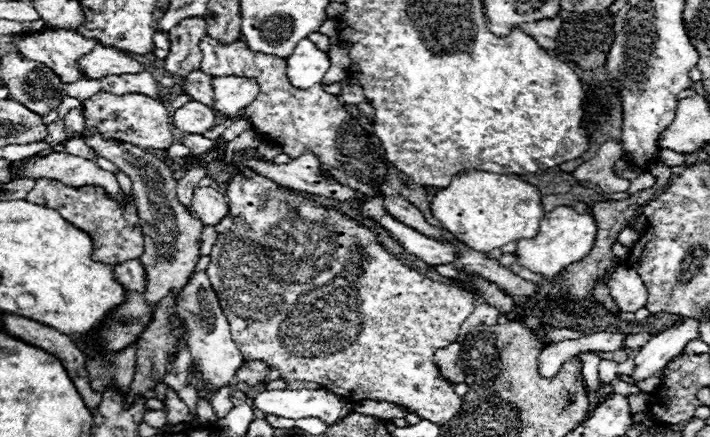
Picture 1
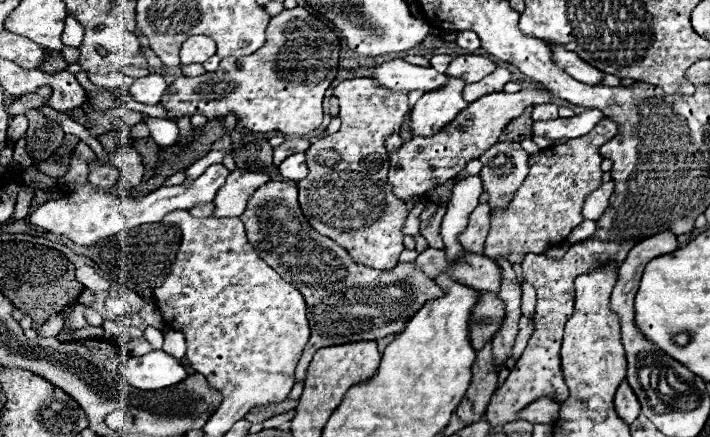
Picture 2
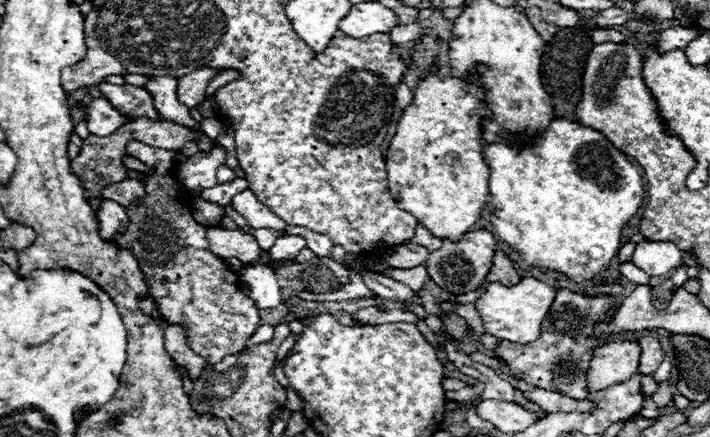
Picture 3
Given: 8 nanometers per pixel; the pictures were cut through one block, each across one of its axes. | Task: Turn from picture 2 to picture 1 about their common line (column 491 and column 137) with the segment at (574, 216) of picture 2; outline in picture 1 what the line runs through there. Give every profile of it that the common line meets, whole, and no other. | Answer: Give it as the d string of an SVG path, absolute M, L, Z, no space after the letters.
M40 178L40 180L36 180L36 186L28 192L26 200L32 204L38 204L38 206L58 210L62 214L62 218L72 222L76 228L88 232L90 238L94 240L94 254L92 254L94 260L100 260L106 264L120 264L120 262L126 262L132 258L140 258L140 254L144 252L142 232L140 232L140 228L132 228L138 222L136 208L130 206L122 212L122 208L112 198L108 198L102 188L96 188L96 186L70 188L58 180Z

